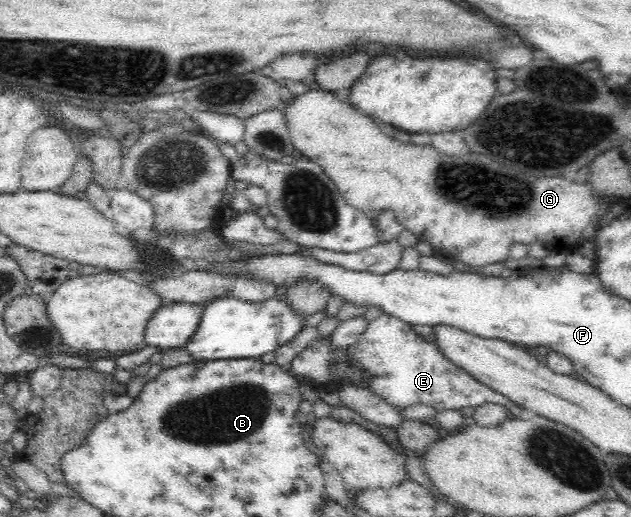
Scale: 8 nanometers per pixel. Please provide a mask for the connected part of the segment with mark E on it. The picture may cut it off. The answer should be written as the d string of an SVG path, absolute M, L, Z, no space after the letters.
M386 313L368 322L360 340L348 347L345 353L346 360L361 374L365 388L398 410L413 404L432 405L437 411L466 407L472 410L486 403L513 407L504 395L450 363L434 342L423 340L408 323Z

